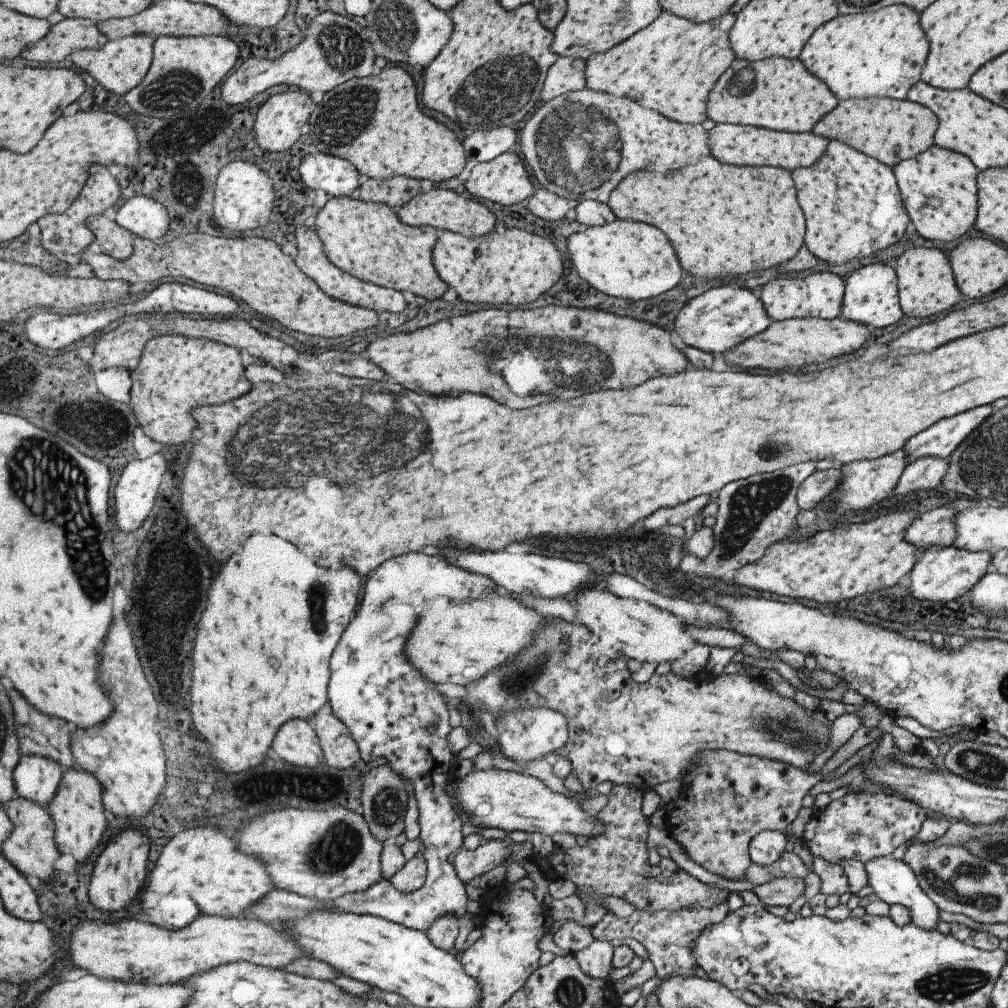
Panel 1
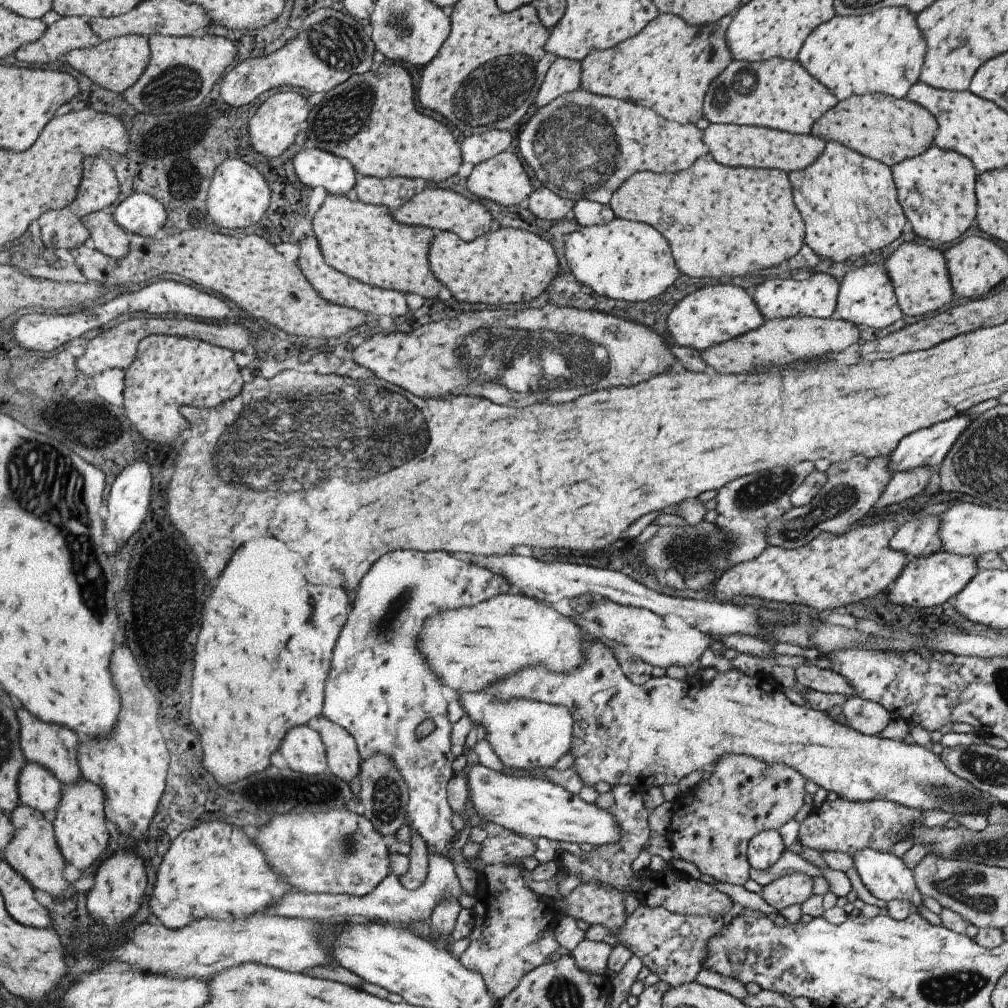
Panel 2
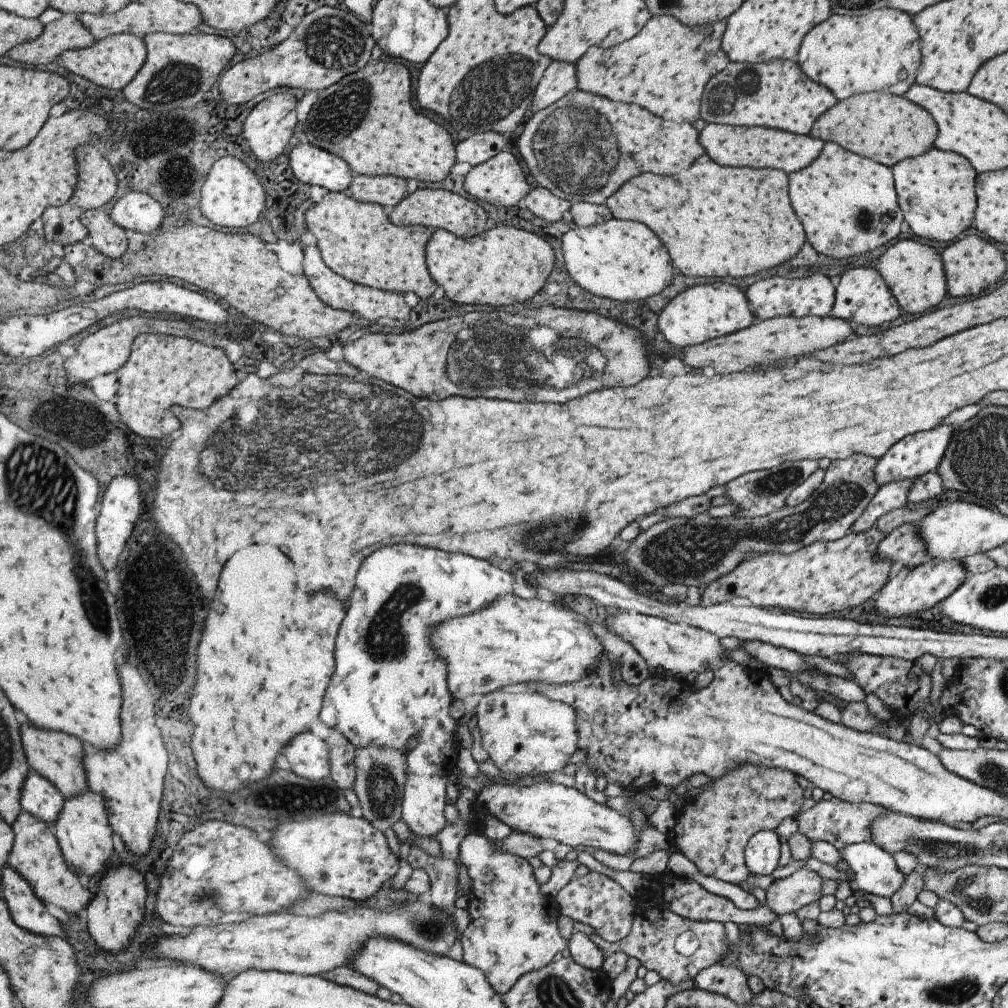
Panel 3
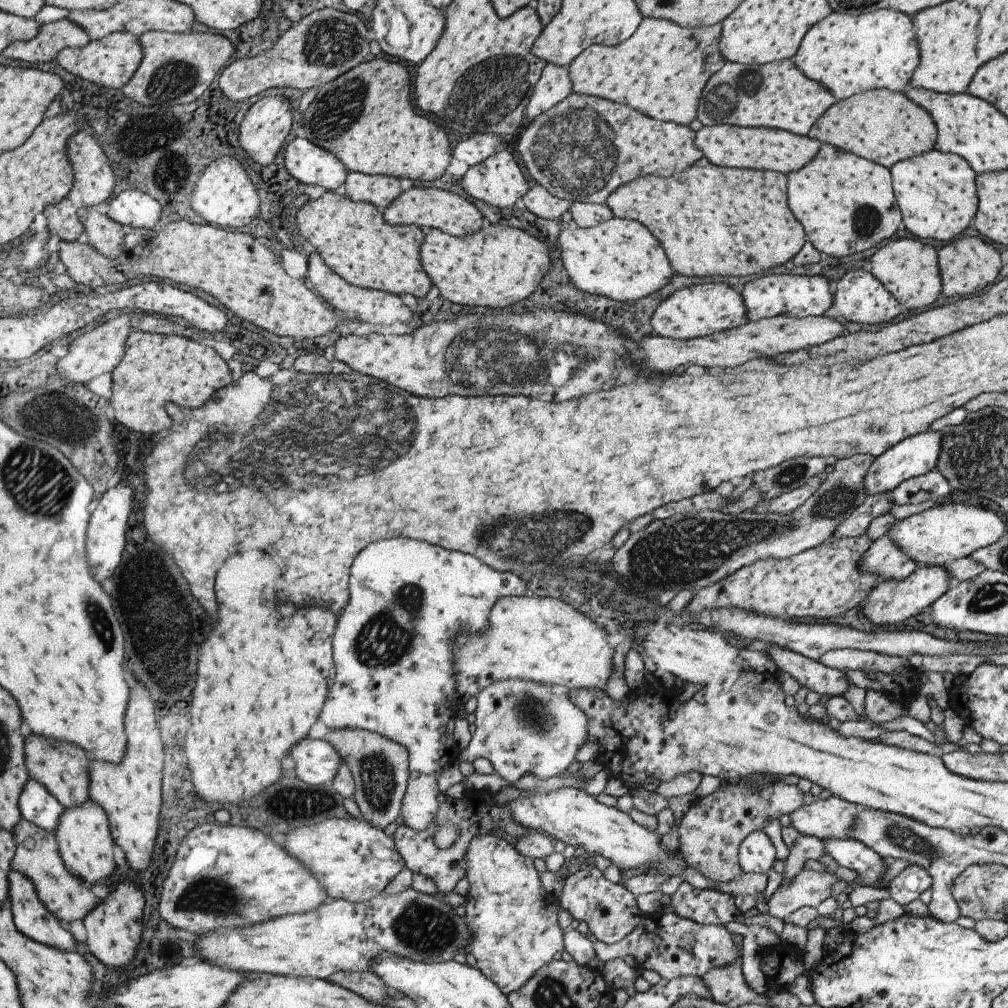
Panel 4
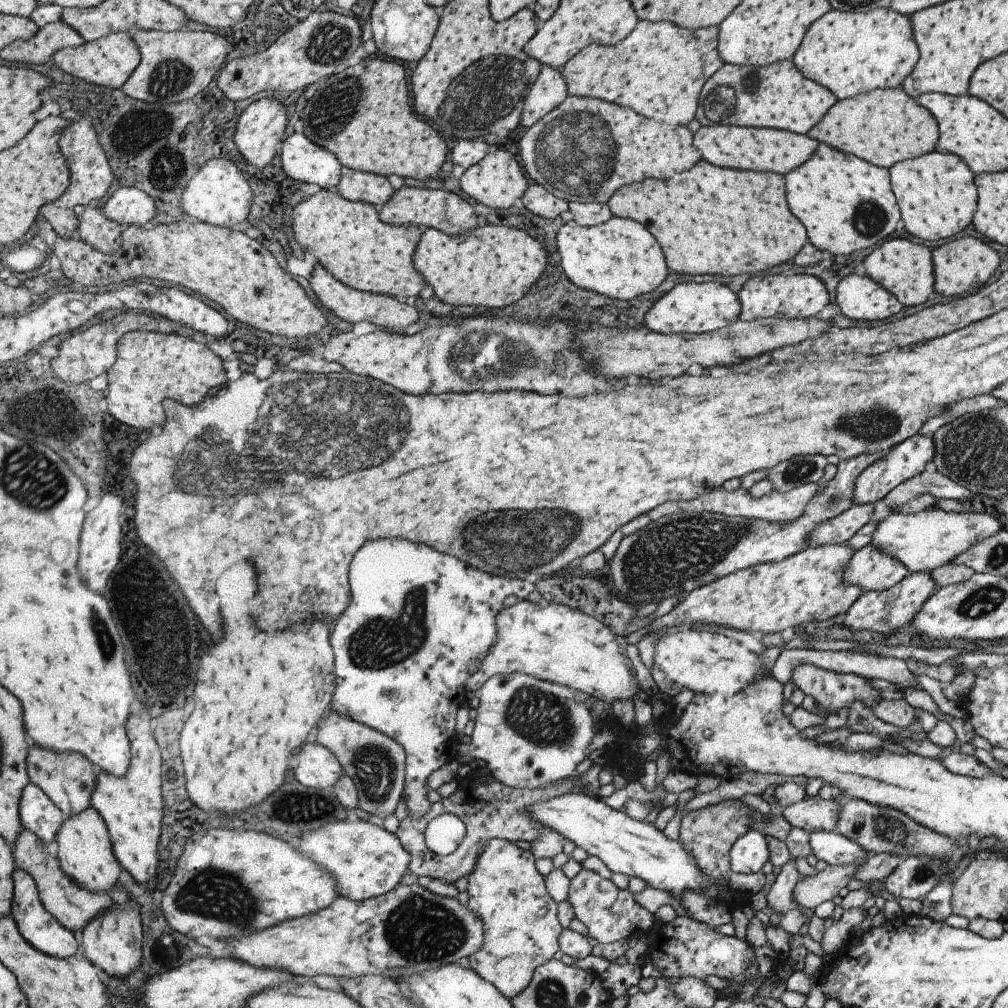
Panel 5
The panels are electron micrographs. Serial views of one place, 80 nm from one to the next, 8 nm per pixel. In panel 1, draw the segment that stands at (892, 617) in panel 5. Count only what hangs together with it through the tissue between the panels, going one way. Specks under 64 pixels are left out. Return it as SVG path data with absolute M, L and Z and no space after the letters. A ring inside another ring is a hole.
M931 545L921 550L917 562L909 572L911 585L908 592L919 600L933 600L933 602L953 600L969 591L985 573L989 572L991 557L992 553L987 551L968 551L953 545L948 547Z

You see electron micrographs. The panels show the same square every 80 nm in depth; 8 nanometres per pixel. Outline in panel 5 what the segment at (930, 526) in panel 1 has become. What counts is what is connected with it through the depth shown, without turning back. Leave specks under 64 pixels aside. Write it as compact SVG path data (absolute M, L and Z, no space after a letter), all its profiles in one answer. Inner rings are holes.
M867 544L853 552L841 572L841 580L843 586L853 584L861 590L860 594L863 594L867 591L877 592L890 588L908 574L907 568L895 558Z

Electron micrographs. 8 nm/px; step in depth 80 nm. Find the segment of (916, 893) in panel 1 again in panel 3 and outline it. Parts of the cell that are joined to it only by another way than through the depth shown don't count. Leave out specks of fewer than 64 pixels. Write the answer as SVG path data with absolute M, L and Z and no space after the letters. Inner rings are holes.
M863 841L862 843L847 845L839 851L839 854L853 871L854 879L847 881L852 892L859 890L872 895L890 898L891 894L897 892L904 883L906 876L897 869L892 854L879 848L873 842Z

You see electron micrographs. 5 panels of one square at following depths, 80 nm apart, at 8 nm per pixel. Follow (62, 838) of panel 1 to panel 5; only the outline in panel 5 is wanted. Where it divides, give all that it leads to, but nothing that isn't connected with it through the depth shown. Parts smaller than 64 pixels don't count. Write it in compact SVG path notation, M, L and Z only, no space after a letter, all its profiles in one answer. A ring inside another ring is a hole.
M93 806L83 814L68 818L59 832L55 850L63 871L75 882L89 891L112 890L121 876L121 864L114 852L114 842L106 821Z

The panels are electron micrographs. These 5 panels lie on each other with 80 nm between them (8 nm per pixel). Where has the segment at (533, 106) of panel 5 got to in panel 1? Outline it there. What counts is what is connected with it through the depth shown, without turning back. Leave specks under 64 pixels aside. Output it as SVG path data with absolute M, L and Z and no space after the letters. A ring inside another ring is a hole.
M558 57L546 72L546 83L543 84L543 96L540 96L540 100L545 102L585 88L584 60Z

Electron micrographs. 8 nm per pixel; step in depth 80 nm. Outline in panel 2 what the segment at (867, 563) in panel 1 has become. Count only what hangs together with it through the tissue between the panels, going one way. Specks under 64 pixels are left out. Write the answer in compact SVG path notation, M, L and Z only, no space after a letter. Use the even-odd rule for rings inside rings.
M879 520L873 524L854 525L843 534L822 532L799 548L767 545L757 558L729 567L711 584L709 598L729 600L741 594L769 602L803 604L822 611L875 596L886 590L905 567L906 554L892 549L889 544L897 527L893 520Z

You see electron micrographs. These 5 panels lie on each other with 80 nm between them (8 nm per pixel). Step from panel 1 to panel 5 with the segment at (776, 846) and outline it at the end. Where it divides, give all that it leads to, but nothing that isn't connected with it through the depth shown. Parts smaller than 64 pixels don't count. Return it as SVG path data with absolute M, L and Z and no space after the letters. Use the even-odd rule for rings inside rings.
M747 830L729 848L729 873L749 874L761 870L768 859L767 840L757 830Z

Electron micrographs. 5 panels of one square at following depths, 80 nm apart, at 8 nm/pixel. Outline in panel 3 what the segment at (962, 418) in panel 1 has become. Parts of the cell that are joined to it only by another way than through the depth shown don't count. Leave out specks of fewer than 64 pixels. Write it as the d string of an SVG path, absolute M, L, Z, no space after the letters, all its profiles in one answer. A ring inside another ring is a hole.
M940 424L932 429L917 431L898 440L878 459L874 468L874 479L876 483L881 486L894 480L913 479L935 470L945 452L945 448L947 448L947 443L955 427L957 425L943 426L943 424Z

